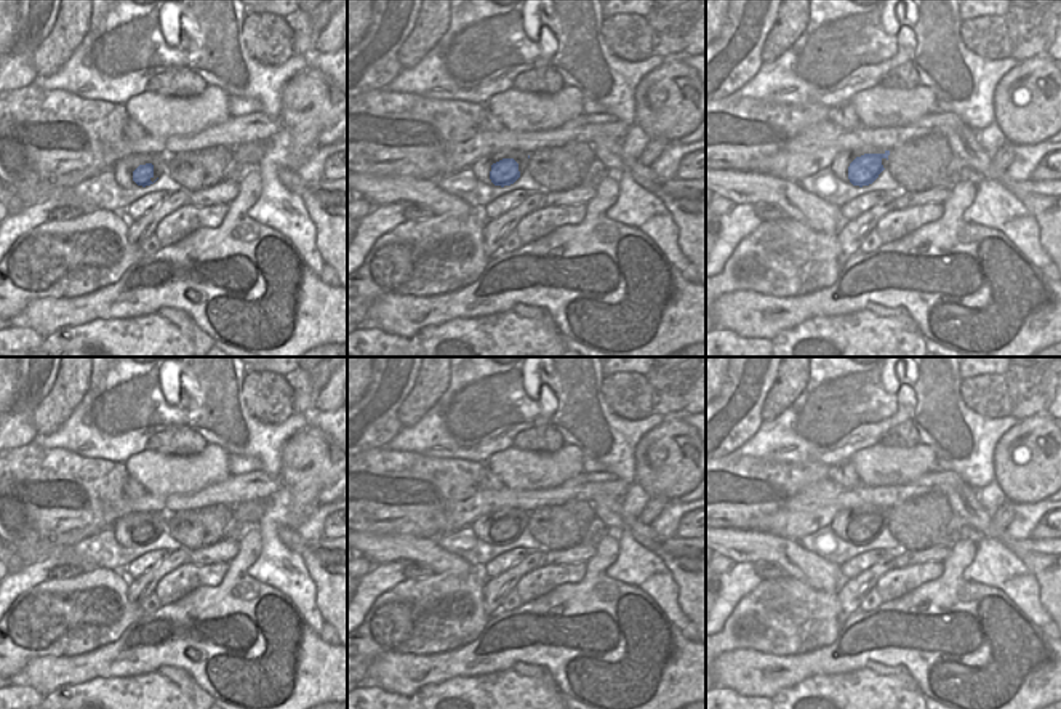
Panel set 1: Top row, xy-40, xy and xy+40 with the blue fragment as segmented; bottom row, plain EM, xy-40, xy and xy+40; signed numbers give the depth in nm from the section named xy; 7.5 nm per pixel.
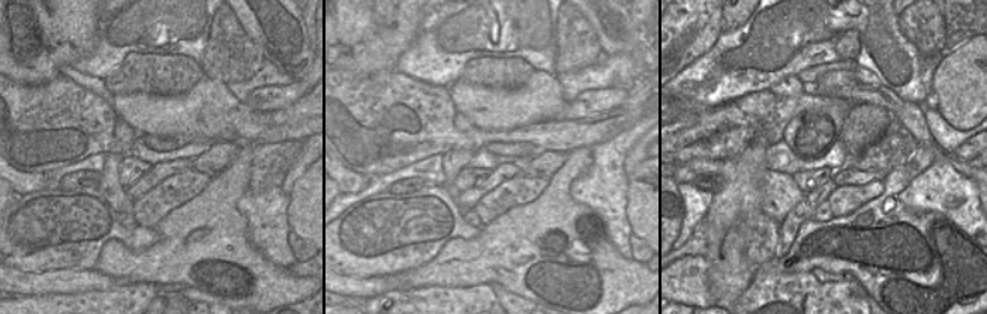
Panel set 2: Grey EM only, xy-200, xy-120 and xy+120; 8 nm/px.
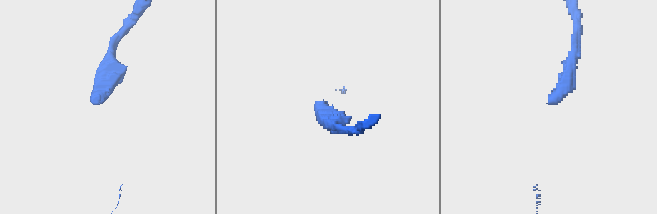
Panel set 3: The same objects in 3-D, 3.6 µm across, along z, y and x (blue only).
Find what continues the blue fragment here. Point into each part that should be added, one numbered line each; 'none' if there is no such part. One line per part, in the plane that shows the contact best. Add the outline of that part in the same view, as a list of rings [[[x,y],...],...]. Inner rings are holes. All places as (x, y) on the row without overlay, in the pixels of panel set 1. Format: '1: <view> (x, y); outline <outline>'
1: xy-40 (124, 527); outline [[[133,512],[130,515],[123,515],[114,523],[115,541],[126,549],[142,547],[142,544],[138,544],[133,539],[133,530],[139,523],[152,522],[154,535],[150,536],[150,539],[154,541],[162,531],[166,530],[168,520],[168,515],[163,512]]]

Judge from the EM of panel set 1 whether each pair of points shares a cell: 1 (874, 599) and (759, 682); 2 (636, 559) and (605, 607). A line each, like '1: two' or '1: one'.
1: two
2: two

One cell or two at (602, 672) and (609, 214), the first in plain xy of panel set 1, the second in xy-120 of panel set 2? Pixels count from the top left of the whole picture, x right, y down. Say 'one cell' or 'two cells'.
two cells

